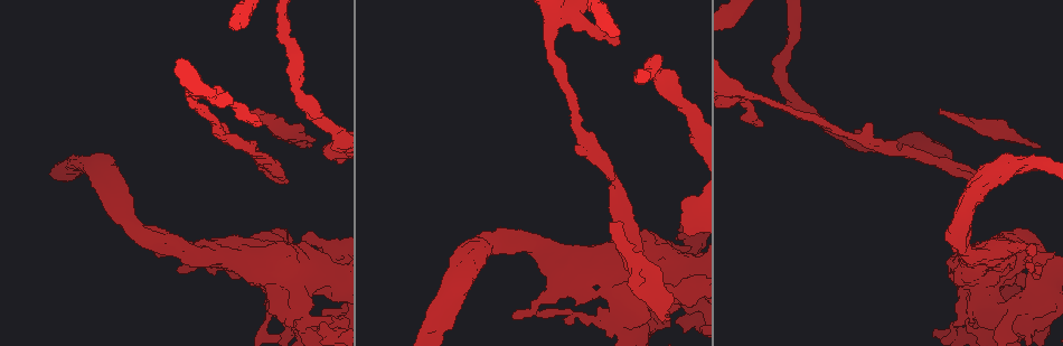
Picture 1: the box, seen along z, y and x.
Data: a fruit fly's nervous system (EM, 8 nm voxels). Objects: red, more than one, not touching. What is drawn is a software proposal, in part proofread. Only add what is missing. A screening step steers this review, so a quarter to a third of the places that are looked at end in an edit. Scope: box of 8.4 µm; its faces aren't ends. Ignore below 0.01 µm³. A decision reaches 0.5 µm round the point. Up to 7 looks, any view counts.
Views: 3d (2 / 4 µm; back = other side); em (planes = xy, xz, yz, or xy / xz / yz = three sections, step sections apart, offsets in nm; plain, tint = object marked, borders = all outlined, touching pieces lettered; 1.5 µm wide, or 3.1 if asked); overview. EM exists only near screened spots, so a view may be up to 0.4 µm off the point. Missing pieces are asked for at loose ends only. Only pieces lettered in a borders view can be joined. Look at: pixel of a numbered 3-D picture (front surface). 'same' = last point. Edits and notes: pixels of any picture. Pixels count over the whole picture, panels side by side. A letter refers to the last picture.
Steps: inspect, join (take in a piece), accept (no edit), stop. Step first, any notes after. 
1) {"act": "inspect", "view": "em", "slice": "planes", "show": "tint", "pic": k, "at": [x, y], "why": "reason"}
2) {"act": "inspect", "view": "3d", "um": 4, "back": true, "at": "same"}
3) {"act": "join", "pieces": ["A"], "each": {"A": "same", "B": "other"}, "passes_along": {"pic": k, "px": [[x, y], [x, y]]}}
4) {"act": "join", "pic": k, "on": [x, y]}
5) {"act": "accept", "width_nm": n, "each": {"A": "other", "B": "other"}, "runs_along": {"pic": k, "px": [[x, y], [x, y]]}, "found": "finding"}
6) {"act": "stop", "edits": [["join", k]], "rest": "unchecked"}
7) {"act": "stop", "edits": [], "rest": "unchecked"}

{"act": "inspect", "view": "3d", "um": 4, "pic": 1, "at": [618, 44], "why": "thin end"}

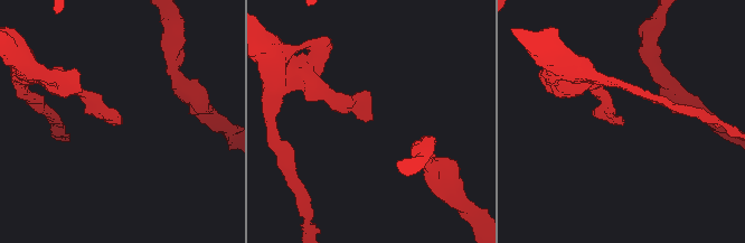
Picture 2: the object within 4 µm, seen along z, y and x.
{"act": "inspect", "view": "em", "slice": "xz", "step": 4, "show": "tint", "pic": 2, "at": [616, 124]}

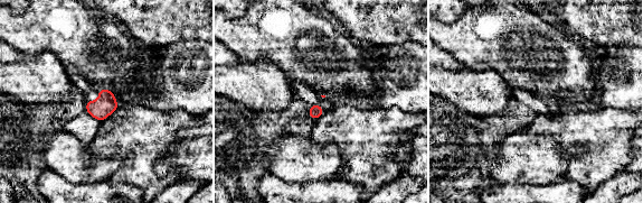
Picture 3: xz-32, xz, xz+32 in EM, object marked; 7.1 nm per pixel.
{"act": "inspect", "view": "em", "slice": "planes", "show": "borders", "at": "same"}

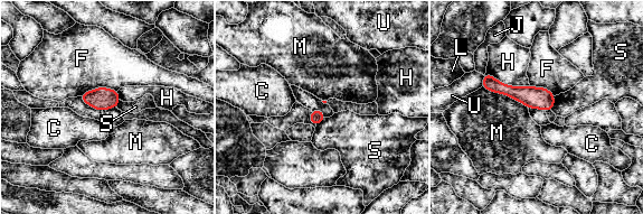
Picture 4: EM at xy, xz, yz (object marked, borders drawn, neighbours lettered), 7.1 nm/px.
{"act": "accept", "each": {"C": "other", "F": "other", "H": "other", "J": "other", "L": "other", "M": "other", "S": "other", "U": "other"}, "border": {"pic": 4, "px": [[482, 85], [518, 100], [528, 109]]}, "found": "none of them fits"}

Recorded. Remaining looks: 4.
{"act": "inspect", "view": "3d", "um": 4, "back": true, "pic": 1, "at": [324, 152], "why": "stops while still wide"}

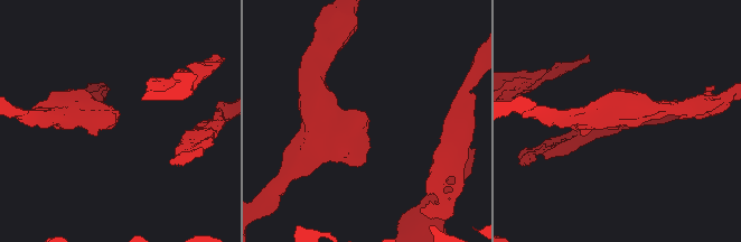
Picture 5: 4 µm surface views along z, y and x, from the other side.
{"act": "inspect", "view": "em", "slice": "planes", "show": "plain", "pic": 5, "at": [364, 113], "why": "need the tissue"}

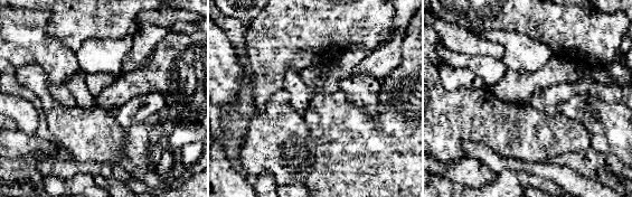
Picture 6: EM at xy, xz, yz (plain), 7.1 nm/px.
{"act": "inspect", "view": "em", "slice": "planes", "show": "borders", "at": "same", "why": "what lies round it"}

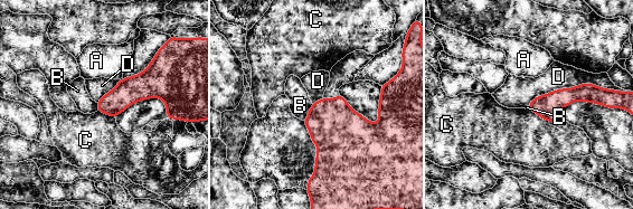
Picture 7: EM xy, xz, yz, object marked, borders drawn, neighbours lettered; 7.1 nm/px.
{"act": "accept", "each": {"A": "other", "B": "other", "C": "other", "D": "other"}, "border": {"pic": 7, "px": [[607, 88], [578, 84], [527, 105]]}, "found": "none of them fits"}

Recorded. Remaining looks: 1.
{"act": "inspect", "view": "em", "slice": "planes", "show": "borders", "pic": 1, "at": [1035, 144], "why": "free end"}

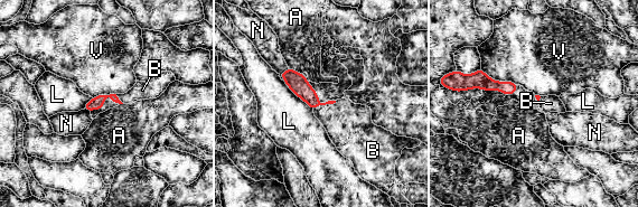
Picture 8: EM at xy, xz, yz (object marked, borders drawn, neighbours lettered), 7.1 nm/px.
{"act": "join", "pieces": ["B"], "each": {"A": "other", "B": "same", "L": "other", "N": "other", "V": "other"}, "passes_along": {"pic": 8, "px": [[297, 82], [324, 104], [349, 125]]}, "found": "it goes on there"}

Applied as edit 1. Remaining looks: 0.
{"act": "stop", "edits": [["join", 8]], "rest": "unchecked"}

